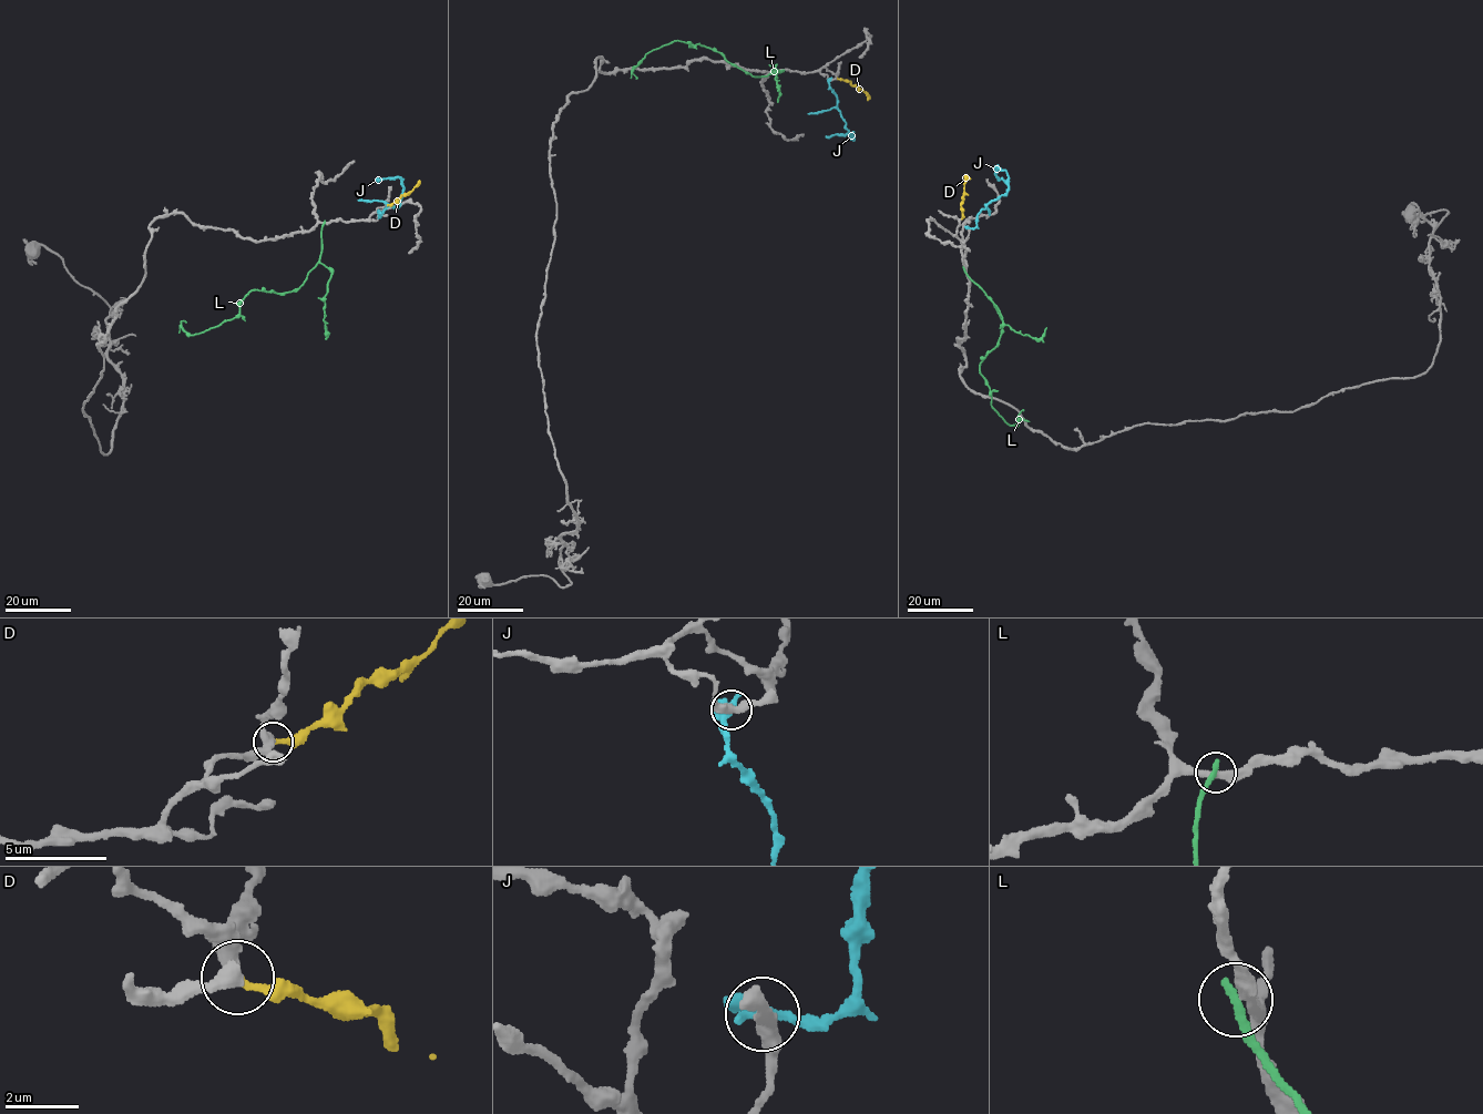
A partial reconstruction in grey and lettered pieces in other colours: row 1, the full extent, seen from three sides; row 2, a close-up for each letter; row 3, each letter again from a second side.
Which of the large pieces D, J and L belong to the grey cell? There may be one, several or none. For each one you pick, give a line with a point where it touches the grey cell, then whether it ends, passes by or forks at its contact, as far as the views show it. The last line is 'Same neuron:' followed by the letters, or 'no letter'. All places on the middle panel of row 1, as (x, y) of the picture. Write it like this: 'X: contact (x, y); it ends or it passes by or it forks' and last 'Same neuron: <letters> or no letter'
D: contact (837, 78); it ends
Same neuron: D

